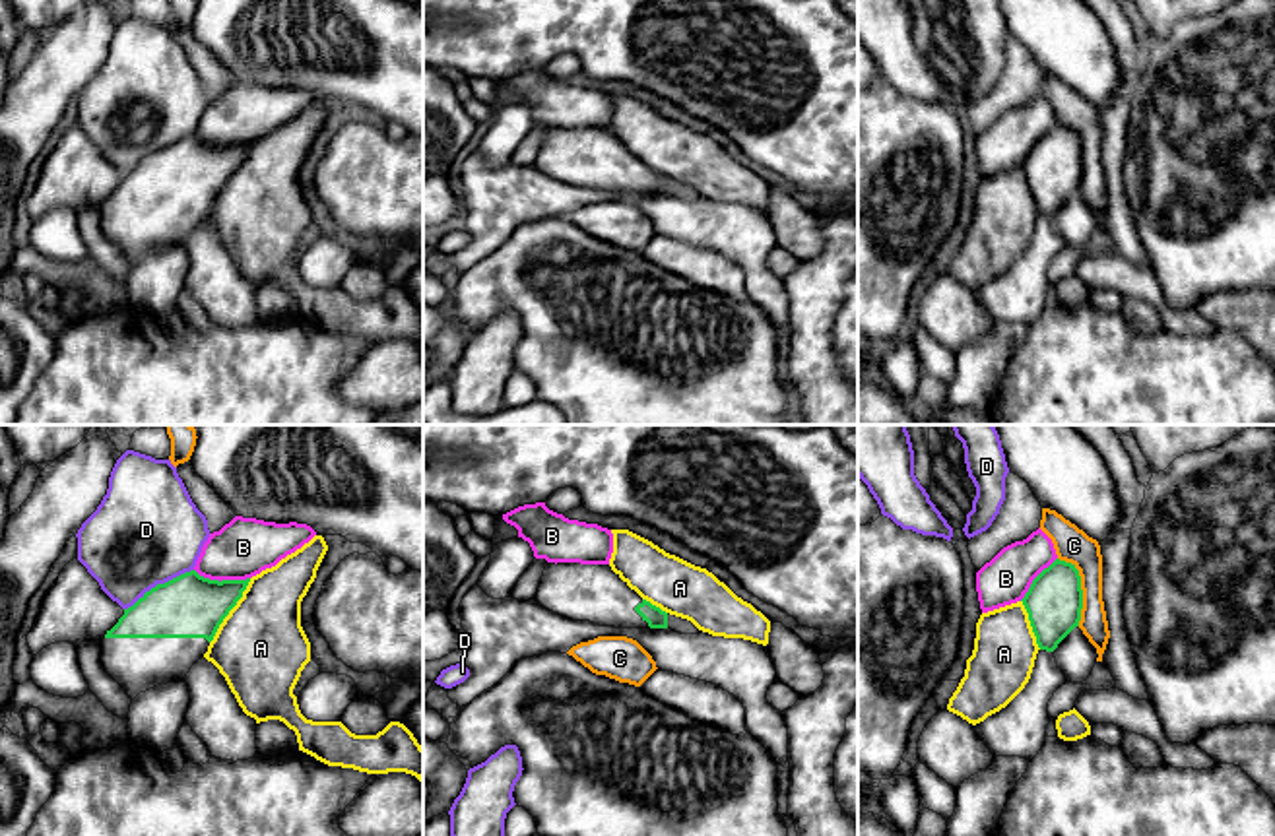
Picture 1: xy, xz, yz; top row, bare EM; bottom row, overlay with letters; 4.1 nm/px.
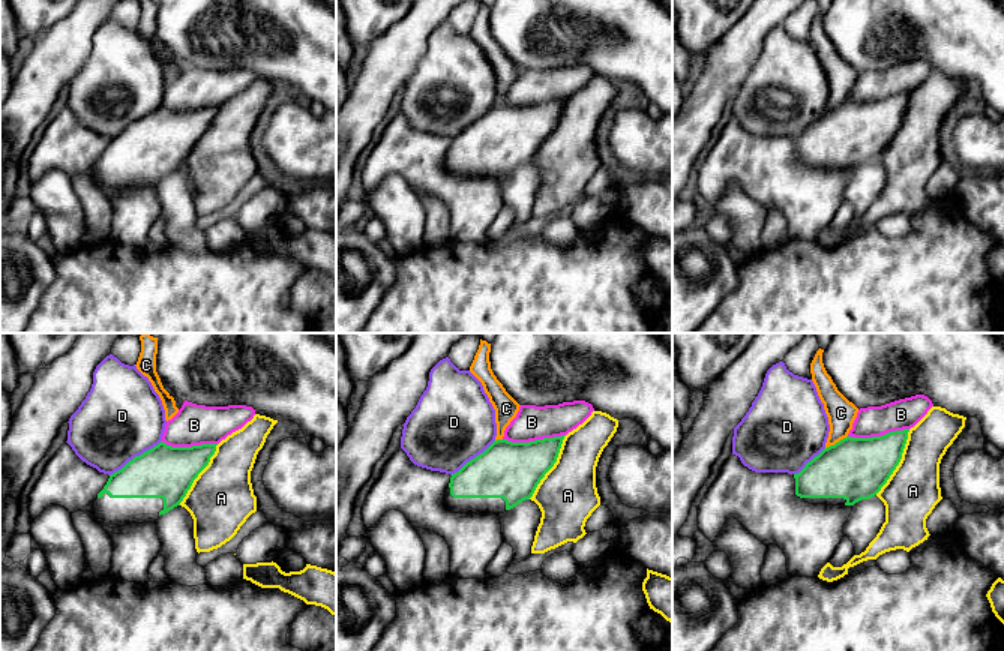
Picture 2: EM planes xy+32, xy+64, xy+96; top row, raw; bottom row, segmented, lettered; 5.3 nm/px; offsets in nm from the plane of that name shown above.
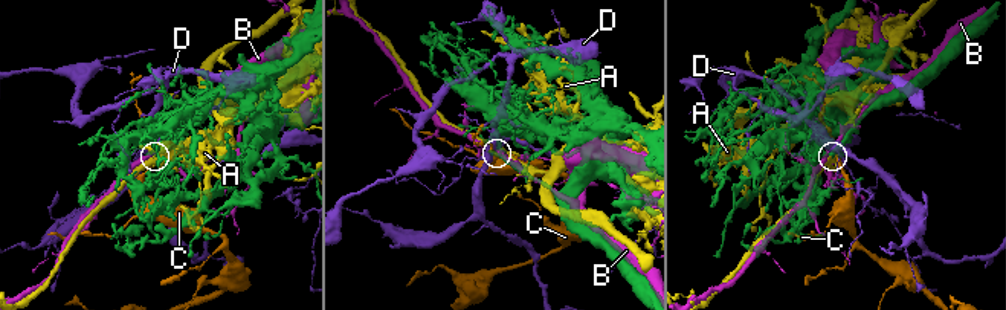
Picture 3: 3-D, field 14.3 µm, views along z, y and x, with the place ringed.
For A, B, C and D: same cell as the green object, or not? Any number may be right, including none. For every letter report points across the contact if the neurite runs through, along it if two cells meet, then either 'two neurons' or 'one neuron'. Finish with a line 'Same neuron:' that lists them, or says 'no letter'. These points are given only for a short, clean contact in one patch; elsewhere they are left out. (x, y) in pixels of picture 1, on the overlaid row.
A: two neurons
B: two neurons
C: along yz (1058, 557), (1068, 561), (1079, 577), (1079, 625) | two neurons
D: two neurons
Same neuron: no letter

